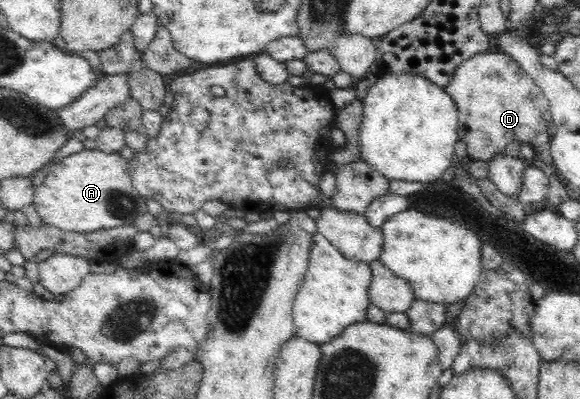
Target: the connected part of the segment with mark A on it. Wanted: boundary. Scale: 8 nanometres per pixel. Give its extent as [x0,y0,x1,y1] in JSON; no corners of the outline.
[32,148,148,232]

